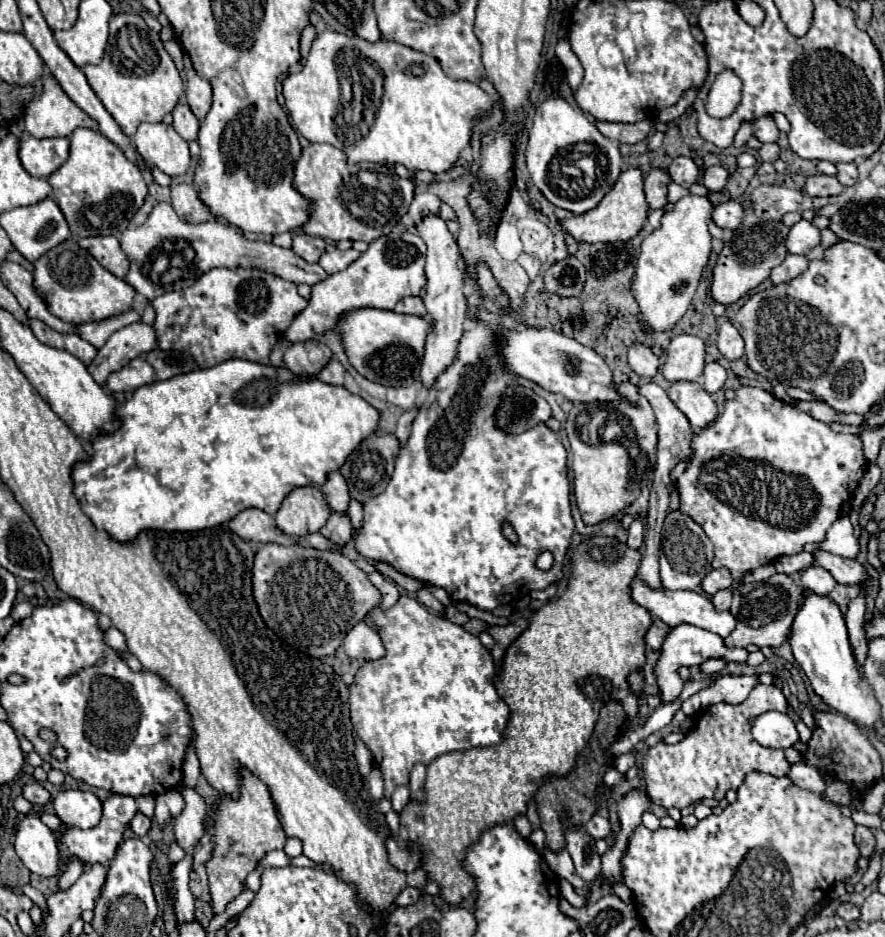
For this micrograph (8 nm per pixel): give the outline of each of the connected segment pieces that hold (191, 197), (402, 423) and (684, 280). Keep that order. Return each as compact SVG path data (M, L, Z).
M179 183L171 187L171 203L177 215L189 223L201 223L213 219L213 213L209 213L209 207L197 197L197 189L187 183Z
M413 409L413 411L405 411L405 413L399 417L399 421L397 421L395 437L399 439L401 447L405 447L405 441L409 439L409 431L411 431L411 423L413 423L413 419L415 419L415 413L417 413L417 409Z
M687 195L673 205L673 211L663 215L661 227L647 235L641 243L641 255L635 265L631 293L639 301L643 321L653 331L669 331L691 305L711 255L711 235L707 229L711 213L713 205L709 197Z

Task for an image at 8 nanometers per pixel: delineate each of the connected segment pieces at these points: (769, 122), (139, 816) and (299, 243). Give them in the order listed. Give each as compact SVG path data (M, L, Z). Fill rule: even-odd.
M771 115L759 117L757 121L753 121L753 133L759 137L761 143L771 143L771 141L777 141L777 137L779 137L779 129Z
M135 813L135 817L129 821L129 829L131 829L137 837L143 837L143 835L151 829L151 819L145 817L143 813Z
M295 233L295 237L293 237L293 251L299 255L299 257L303 257L305 261L309 261L309 263L317 263L319 261L319 257L321 257L321 253L325 251L325 239L321 239L321 237L309 237L307 233Z

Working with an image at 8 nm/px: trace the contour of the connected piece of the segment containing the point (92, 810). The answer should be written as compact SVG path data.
M61 791L55 799L55 813L67 827L91 829L101 819L101 801L89 791Z

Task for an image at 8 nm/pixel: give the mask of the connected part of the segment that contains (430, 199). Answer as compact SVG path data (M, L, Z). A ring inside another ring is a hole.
M421 191L415 195L409 211L405 217L401 217L401 223L405 227L415 227L423 215L427 213L439 213L439 205L441 205L441 199L429 191Z

